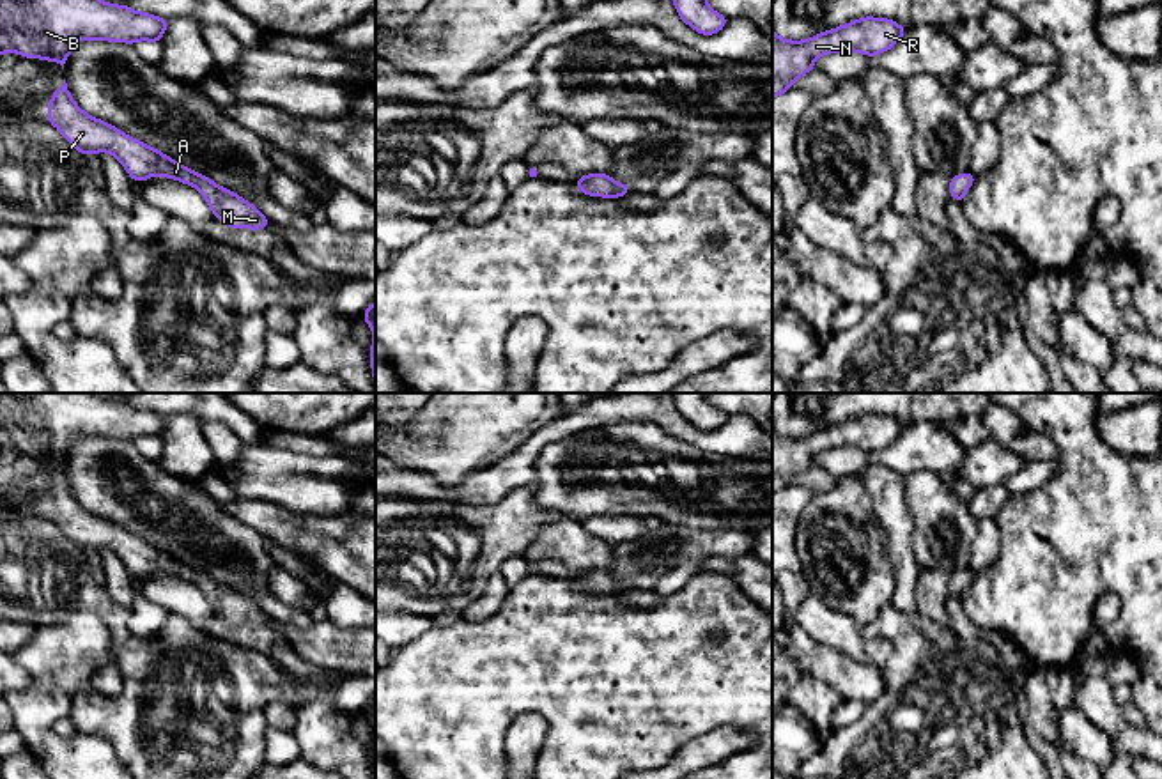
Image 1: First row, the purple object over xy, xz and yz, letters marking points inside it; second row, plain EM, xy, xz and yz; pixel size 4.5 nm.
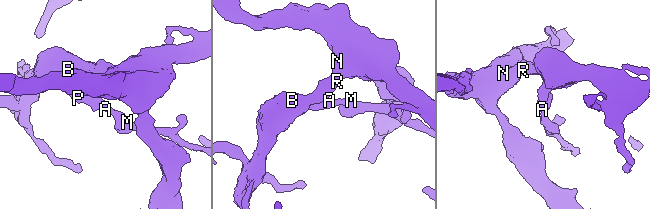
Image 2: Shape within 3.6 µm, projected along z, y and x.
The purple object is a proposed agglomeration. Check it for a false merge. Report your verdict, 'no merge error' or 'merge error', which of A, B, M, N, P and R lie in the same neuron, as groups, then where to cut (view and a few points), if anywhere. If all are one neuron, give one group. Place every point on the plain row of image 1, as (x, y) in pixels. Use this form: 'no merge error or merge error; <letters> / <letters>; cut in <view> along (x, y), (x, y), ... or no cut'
no merge error; A B M N P R; no cut

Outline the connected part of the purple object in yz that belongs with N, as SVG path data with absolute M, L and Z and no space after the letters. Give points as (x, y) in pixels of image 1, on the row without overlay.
M859 414L838 425L820 428L804 437L788 437L772 425L772 496L792 485L792 480L810 469L815 457L827 450L857 448L875 453L893 444L907 425L886 414Z

